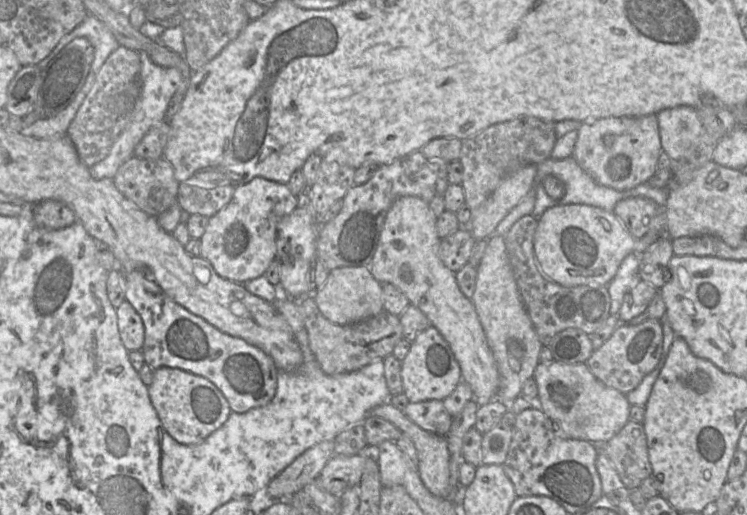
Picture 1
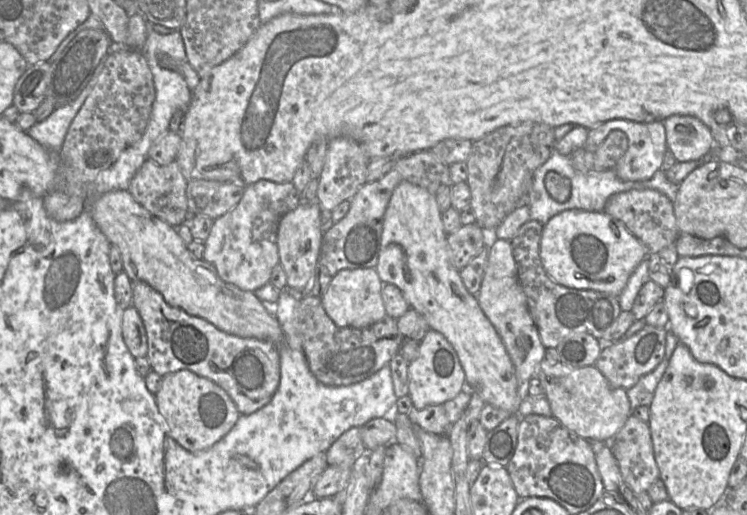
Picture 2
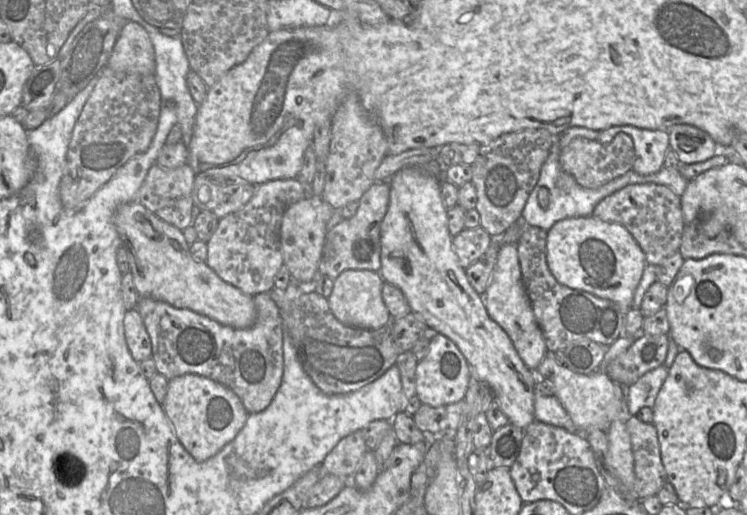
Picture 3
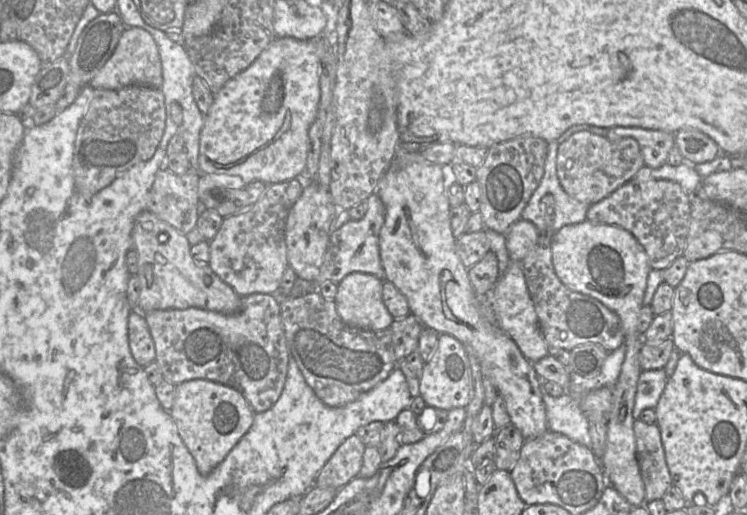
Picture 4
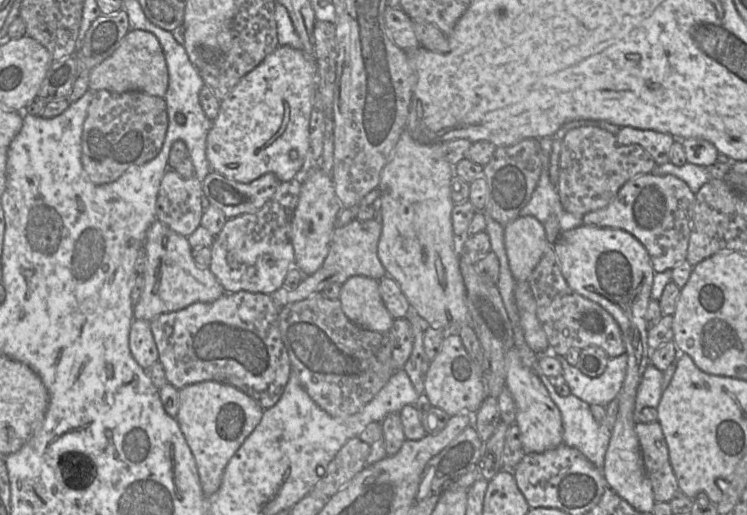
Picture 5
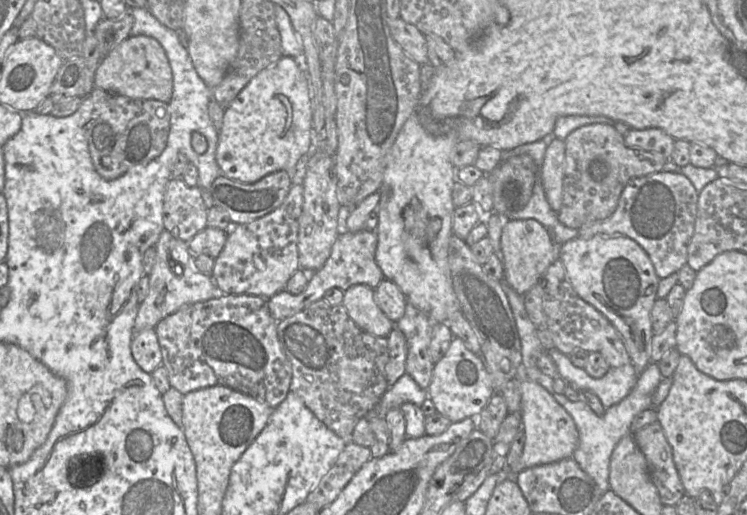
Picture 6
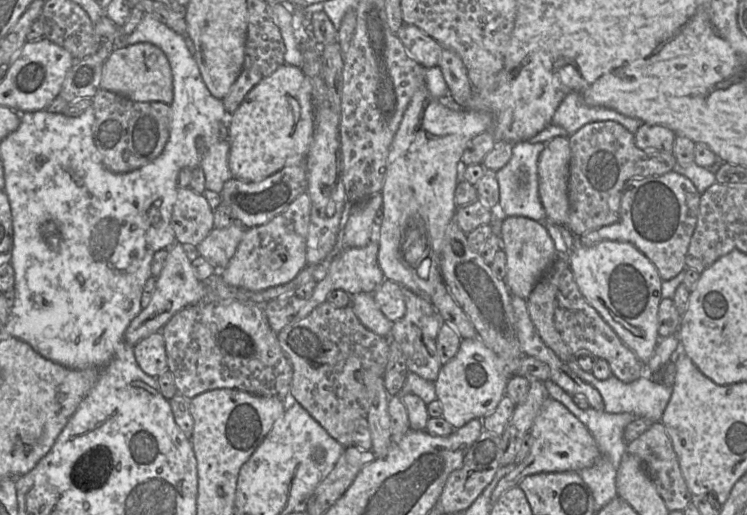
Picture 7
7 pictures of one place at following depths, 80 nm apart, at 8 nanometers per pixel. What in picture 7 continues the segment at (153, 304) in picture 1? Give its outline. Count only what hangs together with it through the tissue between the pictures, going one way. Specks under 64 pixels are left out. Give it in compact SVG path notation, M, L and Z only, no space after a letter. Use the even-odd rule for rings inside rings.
M206 301L181 309L166 323L161 333L165 340L168 370L173 375L179 394L191 400L209 390L230 388L290 401L292 367L281 350L277 333L272 331L267 322L263 306L241 301Z

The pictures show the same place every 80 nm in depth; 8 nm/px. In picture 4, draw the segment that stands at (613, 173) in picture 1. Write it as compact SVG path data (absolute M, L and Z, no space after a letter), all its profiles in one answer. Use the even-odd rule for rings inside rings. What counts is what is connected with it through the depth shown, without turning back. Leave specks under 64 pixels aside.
M612 127L608 129L606 137L611 142L625 137L635 139L639 143L645 166L651 168L659 168L667 163L669 152L675 145L673 133L639 127Z

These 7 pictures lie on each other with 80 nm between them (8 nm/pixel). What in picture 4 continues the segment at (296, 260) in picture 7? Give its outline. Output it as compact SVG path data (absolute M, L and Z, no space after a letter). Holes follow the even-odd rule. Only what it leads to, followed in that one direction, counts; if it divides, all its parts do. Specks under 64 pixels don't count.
M298 178L267 185L251 207L225 217L216 236L209 241L212 271L240 296L254 293L278 295L280 281L288 267L285 225L291 207L302 193L304 181Z

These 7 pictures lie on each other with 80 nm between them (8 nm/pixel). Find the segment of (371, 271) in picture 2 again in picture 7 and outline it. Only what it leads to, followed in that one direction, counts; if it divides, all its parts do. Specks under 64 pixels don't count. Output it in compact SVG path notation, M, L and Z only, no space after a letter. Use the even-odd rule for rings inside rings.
M361 292L350 296L350 307L360 323L381 337L389 337L393 323L380 311L373 294Z

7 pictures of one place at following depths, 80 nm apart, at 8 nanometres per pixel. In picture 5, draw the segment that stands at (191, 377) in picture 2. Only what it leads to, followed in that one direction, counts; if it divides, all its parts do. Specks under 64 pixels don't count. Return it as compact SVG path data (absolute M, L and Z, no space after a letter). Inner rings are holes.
M202 381L179 389L176 421L195 458L205 496L219 490L228 464L259 424L263 411L250 396L228 383Z

